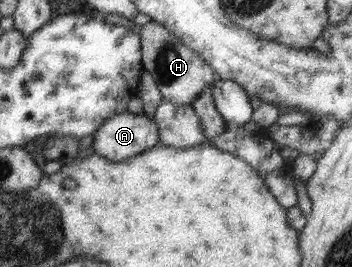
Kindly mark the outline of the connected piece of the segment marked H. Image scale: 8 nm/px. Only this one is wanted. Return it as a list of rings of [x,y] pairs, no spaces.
[[[156,21],[150,22],[142,27],[139,35],[142,39],[142,65],[153,75],[163,99],[192,106],[192,103],[200,97],[200,93],[219,78],[218,73],[190,47],[186,47],[176,35],[168,32],[168,29]]]

